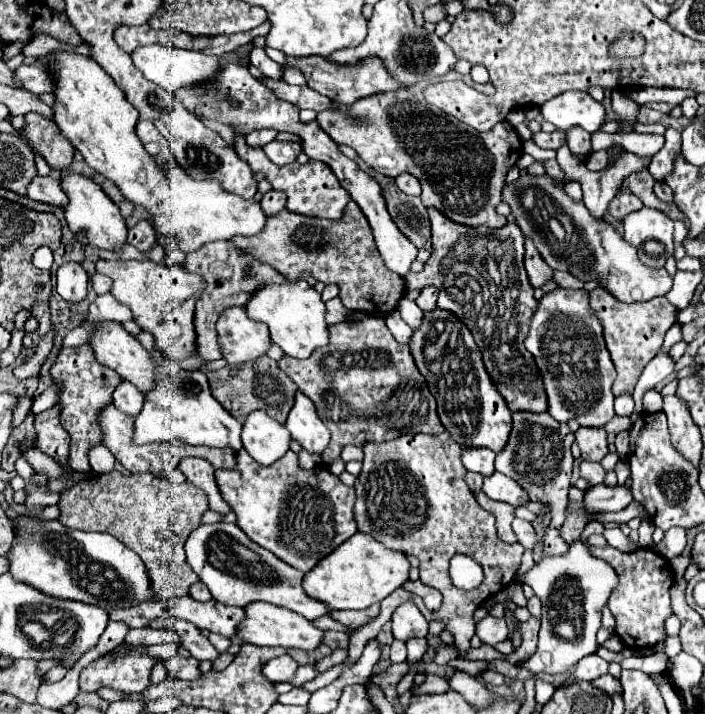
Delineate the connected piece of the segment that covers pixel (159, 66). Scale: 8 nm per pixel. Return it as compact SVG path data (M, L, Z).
M143 45L139 49L135 49L131 53L131 59L133 63L137 65L137 69L141 69L141 73L161 85L163 89L167 91L177 91L181 87L191 87L191 85L197 85L197 83L203 83L207 79L211 79L217 69L219 69L219 63L217 63L217 57L213 55L205 55L205 53L197 53L197 51L187 51L187 49L177 49L177 47L169 47L169 45Z

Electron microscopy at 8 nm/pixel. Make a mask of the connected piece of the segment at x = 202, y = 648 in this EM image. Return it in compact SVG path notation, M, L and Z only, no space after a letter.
M169 617L169 619L153 619L151 627L157 627L159 623L165 629L175 631L181 637L181 647L185 647L195 659L199 659L199 661L203 661L203 659L215 661L219 657L219 653L209 643L209 639L195 625L191 625L187 621L181 621L181 619L175 619L175 617Z

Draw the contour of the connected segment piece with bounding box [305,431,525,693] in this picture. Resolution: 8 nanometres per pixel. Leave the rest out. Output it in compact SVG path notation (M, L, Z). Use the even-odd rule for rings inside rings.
M447 431L439 435L403 435L383 443L369 441L363 445L363 453L363 471L355 483L355 521L359 525L359 531L371 535L389 549L399 549L403 553L415 555L419 559L421 581L441 591L443 605L439 613L431 613L423 605L421 597L403 589L395 589L389 597L381 601L379 617L353 631L353 635L349 637L347 659L339 665L333 665L327 675L319 673L311 683L305 685L305 689L311 693L333 683L345 669L353 667L361 657L365 643L377 637L379 629L391 619L395 607L409 597L415 601L427 621L439 621L445 625L445 631L455 637L455 647L459 651L457 659L463 661L471 647L469 641L475 635L475 609L483 605L489 595L499 593L511 583L525 551L519 543L505 543L499 539L495 515L479 507L471 489L463 481L467 469L461 463L461 447L451 441L451 435ZM455 553L465 553L473 557L485 569L485 579L475 591L461 591L451 583L447 569L449 559Z

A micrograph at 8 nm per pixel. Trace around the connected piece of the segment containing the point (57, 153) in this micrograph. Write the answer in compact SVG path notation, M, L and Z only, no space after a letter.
M39 113L25 115L27 125L23 133L31 141L31 145L45 157L45 161L55 169L67 169L73 159L73 145L59 133L59 127L53 119L39 117Z

